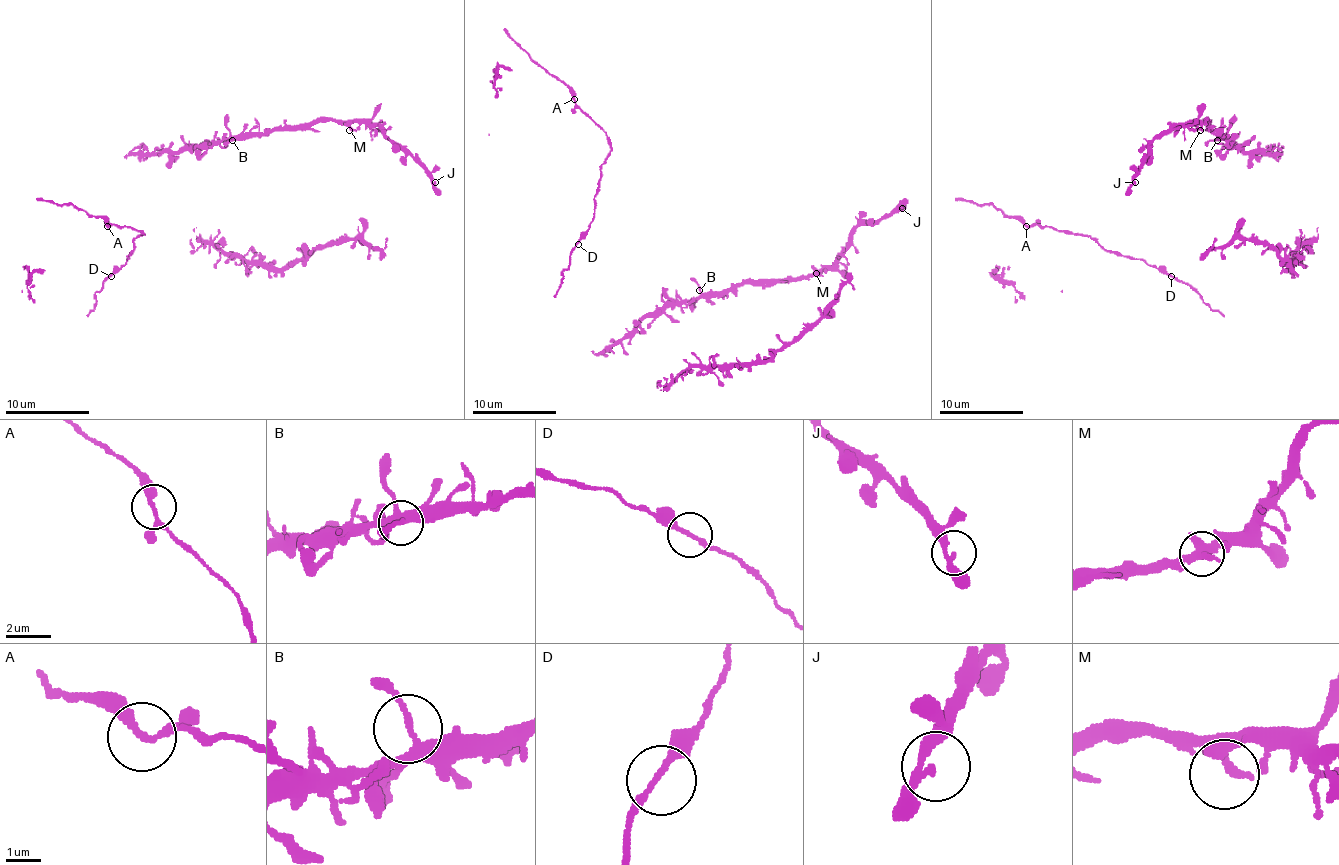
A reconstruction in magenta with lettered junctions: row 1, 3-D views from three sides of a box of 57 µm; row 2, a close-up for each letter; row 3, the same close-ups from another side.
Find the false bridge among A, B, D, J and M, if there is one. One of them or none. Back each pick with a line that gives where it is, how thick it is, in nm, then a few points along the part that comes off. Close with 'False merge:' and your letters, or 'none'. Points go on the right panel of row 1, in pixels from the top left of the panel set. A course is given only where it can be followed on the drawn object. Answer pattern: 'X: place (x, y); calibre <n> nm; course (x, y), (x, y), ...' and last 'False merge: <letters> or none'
False merge: none

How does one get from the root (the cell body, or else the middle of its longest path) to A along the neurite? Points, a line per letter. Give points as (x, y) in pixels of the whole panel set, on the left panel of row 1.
A: (115, 265), (121, 267), (126, 263), (134, 249), (134, 240), (142, 234), (126, 226), (107, 226)

